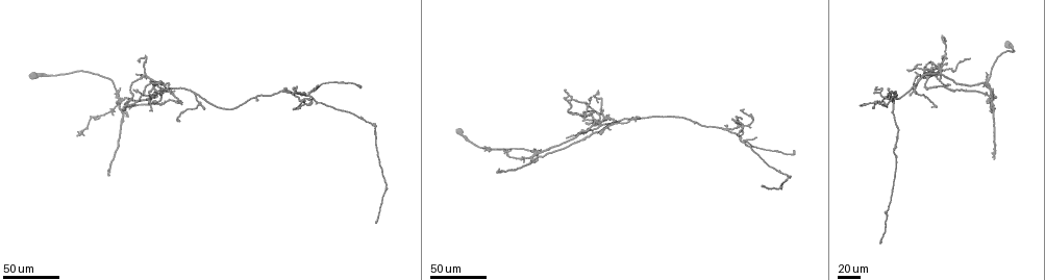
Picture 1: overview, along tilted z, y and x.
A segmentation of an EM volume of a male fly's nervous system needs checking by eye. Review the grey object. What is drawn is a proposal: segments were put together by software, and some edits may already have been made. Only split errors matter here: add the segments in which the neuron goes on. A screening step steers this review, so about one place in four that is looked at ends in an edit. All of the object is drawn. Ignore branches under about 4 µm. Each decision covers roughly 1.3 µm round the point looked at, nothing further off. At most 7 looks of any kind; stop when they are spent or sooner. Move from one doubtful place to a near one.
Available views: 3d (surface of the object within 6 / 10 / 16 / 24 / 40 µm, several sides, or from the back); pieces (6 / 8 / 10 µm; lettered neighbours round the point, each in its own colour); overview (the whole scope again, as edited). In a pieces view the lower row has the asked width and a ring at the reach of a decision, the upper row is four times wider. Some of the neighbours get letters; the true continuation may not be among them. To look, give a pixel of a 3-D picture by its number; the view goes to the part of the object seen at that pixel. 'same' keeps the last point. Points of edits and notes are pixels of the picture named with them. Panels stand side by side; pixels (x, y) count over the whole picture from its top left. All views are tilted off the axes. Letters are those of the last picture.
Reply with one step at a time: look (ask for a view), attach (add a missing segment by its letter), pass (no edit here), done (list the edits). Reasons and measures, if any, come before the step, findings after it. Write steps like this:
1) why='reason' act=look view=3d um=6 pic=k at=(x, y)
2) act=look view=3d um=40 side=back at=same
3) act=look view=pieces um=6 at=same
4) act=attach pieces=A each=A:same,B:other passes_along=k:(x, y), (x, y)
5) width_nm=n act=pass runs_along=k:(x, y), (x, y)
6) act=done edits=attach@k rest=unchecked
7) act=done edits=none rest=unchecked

why='thin end' act=look view=3d um=24 pic=1 at=(318, 86)

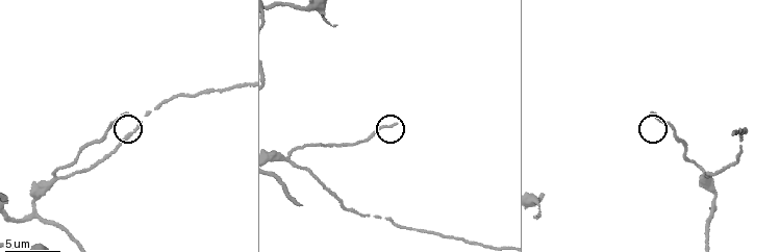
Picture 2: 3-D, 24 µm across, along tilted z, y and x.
act=look view=pieces um=8 pic=2 at=(651, 111)

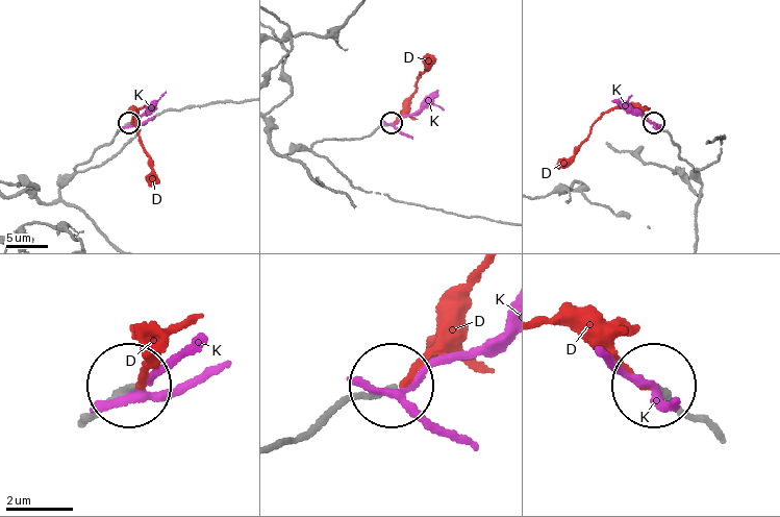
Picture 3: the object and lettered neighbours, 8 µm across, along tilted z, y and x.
act=attach pieces=D each=D:same,K:other passes_along=3:(90, 418), (133, 388), (143, 361) found='the neuron continues'

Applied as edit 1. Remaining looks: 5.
act=look view=overview

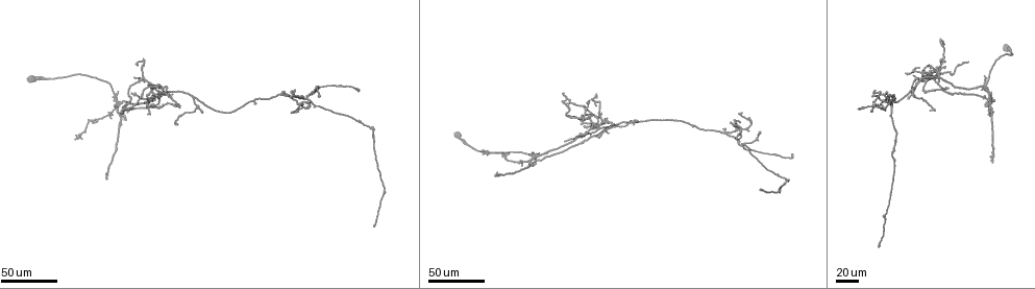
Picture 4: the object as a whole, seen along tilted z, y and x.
why='an open end' act=look view=3d um=40 pic=4 at=(745, 149)

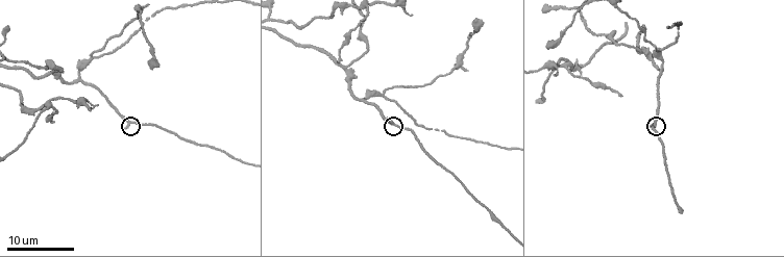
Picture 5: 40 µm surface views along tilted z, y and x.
act=look view=pieces um=6 pic=5 at=(387, 118)

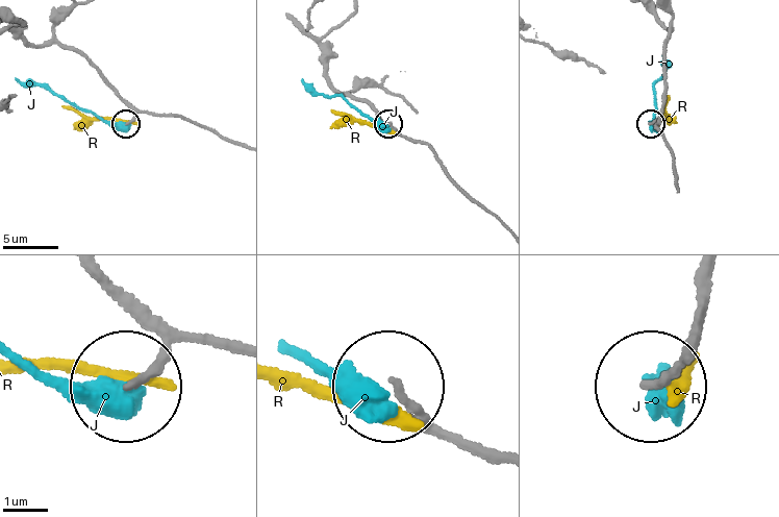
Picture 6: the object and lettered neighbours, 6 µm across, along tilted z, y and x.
act=pass each=J:other,R:other runs_along=6:(695, 273), (686, 341), (650, 387) found='no lettered segment goes on from it'

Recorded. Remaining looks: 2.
why='branch stops here' act=look view=3d um=24 pic=4 at=(729, 123)

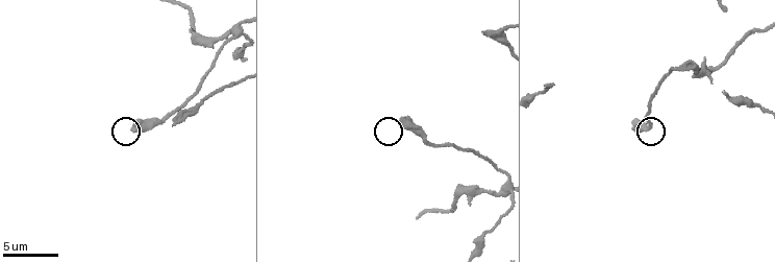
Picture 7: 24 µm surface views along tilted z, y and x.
act=look view=pieces um=8 pic=7 at=(133, 129)

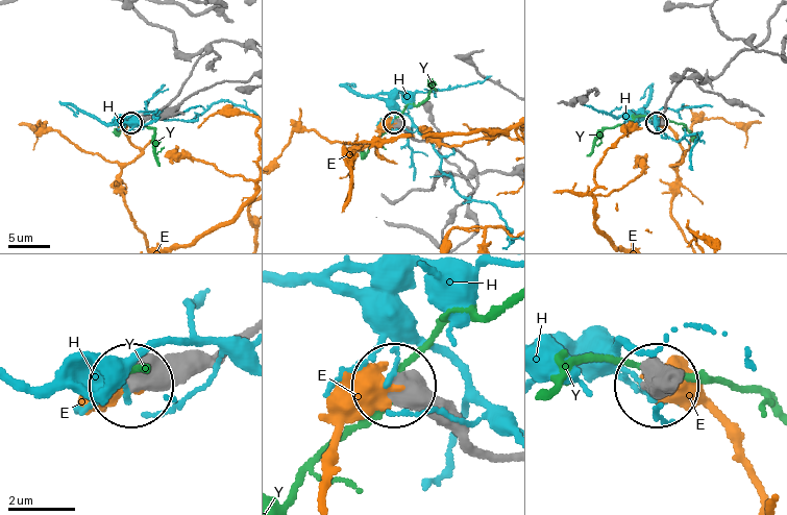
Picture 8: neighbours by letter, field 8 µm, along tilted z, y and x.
act=pass each=E:other,H:other,Y:other runs_along=8:(502, 462), (395, 385) found='no lettered segment goes on from it'

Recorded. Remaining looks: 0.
act=done edits=attach@3 rest=unchecked

